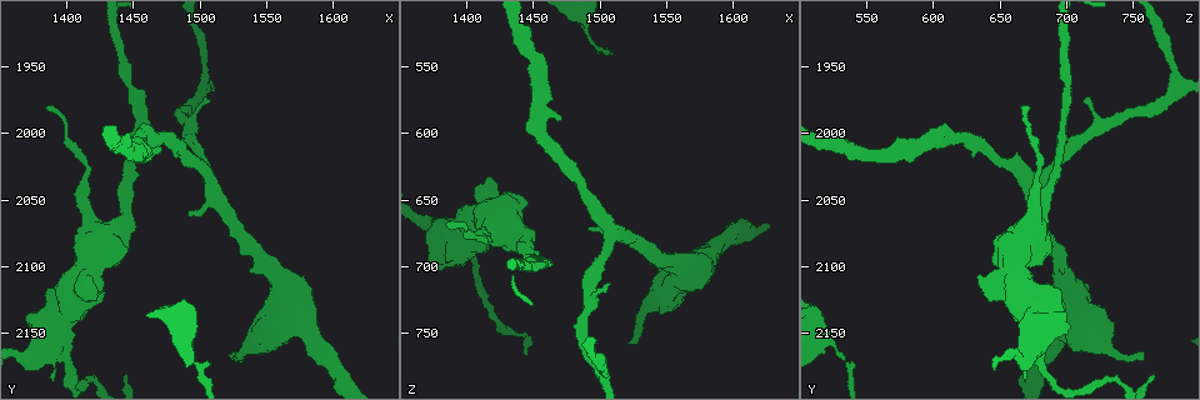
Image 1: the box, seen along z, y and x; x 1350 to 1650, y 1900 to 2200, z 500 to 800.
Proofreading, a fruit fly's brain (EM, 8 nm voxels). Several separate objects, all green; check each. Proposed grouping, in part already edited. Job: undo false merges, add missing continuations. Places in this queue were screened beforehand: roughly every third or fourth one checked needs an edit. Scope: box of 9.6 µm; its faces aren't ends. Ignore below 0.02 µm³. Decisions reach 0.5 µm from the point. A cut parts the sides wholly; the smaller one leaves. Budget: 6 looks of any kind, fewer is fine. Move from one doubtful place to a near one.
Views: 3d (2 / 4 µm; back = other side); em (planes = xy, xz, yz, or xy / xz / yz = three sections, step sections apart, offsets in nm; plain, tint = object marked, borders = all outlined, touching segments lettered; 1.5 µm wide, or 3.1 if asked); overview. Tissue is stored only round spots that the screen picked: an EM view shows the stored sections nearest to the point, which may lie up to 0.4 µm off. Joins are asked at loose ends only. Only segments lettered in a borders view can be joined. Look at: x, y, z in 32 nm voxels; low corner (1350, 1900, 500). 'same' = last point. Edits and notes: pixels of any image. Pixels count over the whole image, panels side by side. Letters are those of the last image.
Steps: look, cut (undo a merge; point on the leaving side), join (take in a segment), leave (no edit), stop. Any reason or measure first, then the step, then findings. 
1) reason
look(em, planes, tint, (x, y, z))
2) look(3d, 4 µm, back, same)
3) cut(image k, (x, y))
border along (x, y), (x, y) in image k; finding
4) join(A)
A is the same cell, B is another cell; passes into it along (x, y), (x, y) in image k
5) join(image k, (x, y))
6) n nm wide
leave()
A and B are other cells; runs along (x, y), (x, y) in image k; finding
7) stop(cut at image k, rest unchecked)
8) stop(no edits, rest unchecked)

end of a long branch
look(em, planes, tint, (1444, 2182, 768))

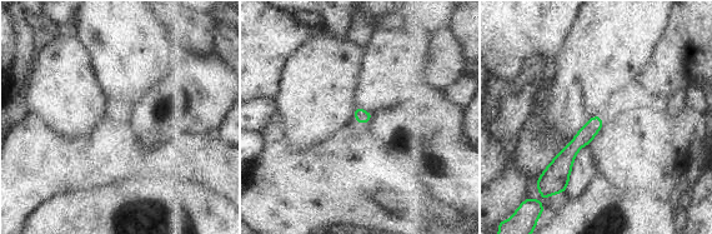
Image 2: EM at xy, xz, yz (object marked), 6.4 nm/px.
see the neighbours
look(em, planes, borders, same)

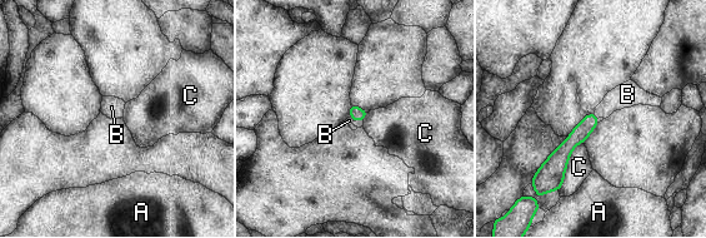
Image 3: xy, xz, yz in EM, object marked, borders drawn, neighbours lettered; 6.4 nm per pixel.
90 nm wide
join(B)
B is the same cell, A and C are other cells; passes into it along (580, 133), (595, 115), (627, 94) in image 3; the neuron continues

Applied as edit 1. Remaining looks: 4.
look(overview)

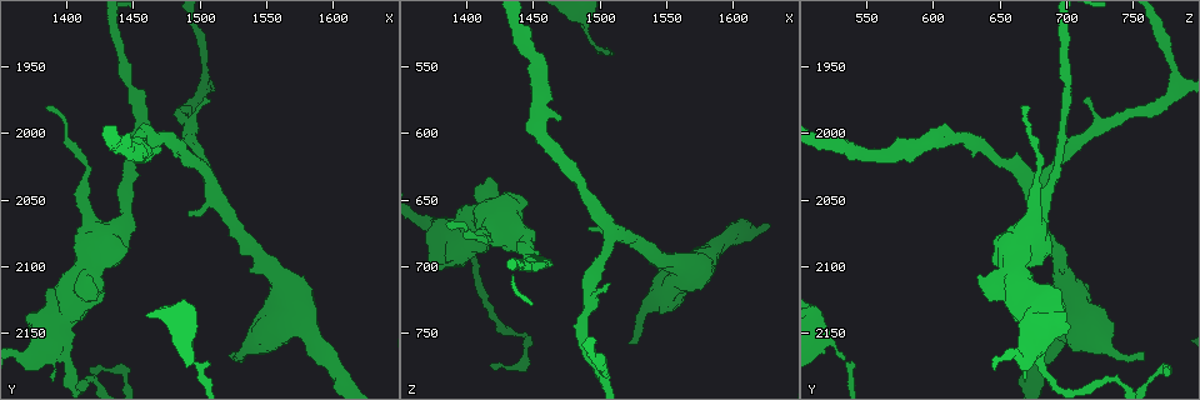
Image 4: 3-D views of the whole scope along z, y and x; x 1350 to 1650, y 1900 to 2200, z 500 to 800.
long arm stops here
look(em, xz, step 4, tint, (1520, 2166, 758))

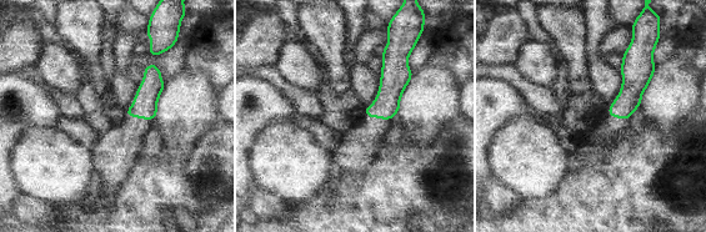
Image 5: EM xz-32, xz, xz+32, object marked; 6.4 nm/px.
look(em, planes, borders, same)

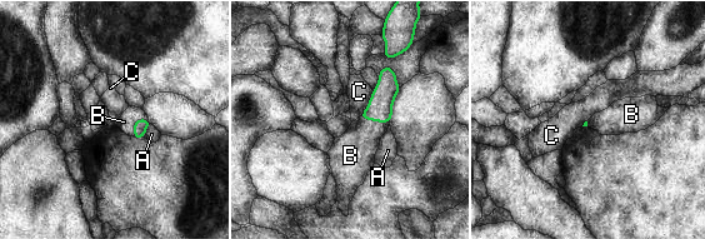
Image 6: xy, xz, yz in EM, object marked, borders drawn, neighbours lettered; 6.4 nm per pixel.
join(B)
B is the same cell, A and C are other cells; passes into it along (380, 106), (374, 119), (354, 152) in image 6; it goes on there

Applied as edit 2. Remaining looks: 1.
stop(join at image 3, join at image 6, rest unchecked)

